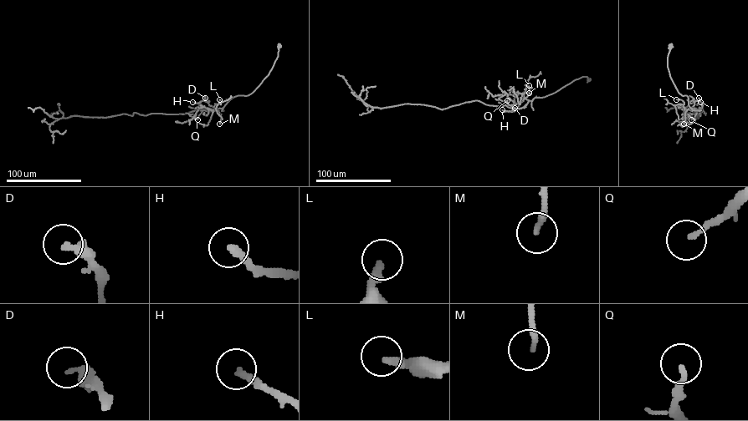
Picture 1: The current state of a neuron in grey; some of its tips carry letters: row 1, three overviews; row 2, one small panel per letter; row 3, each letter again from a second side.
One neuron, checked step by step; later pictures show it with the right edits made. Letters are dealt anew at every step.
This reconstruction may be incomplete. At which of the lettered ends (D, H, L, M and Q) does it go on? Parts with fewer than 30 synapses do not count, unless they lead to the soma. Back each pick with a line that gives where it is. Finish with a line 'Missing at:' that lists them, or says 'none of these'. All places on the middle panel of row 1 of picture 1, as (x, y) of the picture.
H: at (502, 109)
Missing at: H

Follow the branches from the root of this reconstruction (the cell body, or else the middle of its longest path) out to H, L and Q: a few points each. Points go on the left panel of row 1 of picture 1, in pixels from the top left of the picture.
H: (279, 45), (278, 57), (268, 74), (251, 93), (234, 96), (222, 108), (216, 109), (207, 109), (192, 102)
L: (279, 45), (272, 69), (253, 92), (234, 96), (222, 108), (214, 109), (219, 99)
Q: (279, 45), (272, 69), (253, 92), (233, 97), (222, 108), (206, 107), (197, 119)

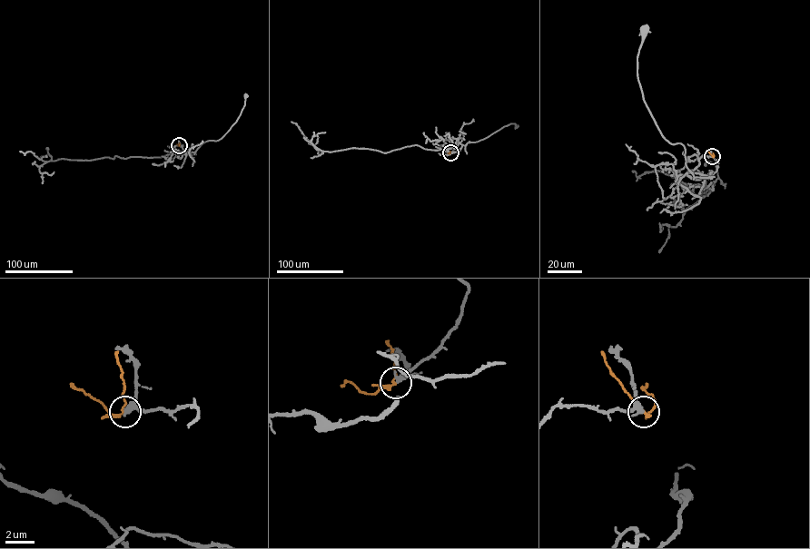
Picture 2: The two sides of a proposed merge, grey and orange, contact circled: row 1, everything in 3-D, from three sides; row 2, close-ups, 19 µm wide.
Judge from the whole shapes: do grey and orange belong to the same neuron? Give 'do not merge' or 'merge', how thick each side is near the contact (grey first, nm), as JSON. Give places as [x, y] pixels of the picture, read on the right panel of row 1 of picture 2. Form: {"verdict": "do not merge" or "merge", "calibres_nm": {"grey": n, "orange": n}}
{"verdict": "do not merge", "calibres_nm": {"grey": 300, "orange": 180}}

